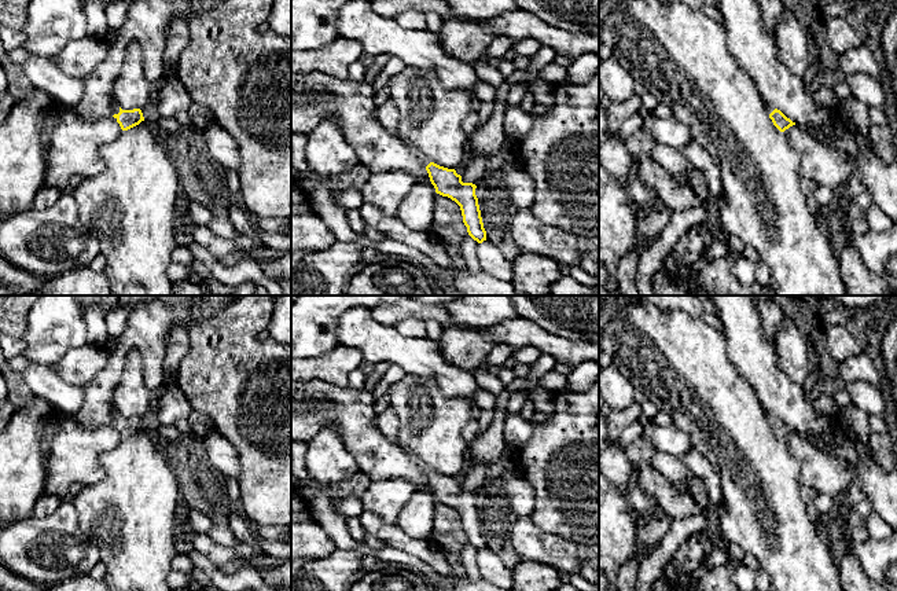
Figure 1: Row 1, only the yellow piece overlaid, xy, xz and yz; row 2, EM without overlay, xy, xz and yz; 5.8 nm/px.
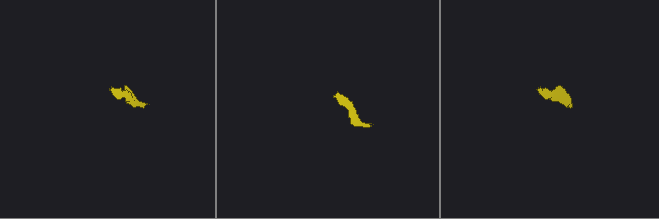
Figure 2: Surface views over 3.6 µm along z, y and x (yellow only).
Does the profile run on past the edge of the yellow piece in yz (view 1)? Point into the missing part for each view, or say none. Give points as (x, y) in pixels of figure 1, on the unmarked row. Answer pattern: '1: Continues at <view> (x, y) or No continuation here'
1: Continues at yz (768, 417)

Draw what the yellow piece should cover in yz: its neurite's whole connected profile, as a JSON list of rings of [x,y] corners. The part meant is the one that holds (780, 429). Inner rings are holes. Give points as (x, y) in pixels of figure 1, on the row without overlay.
[[[762,407],[764,418],[767,423],[772,427],[773,433],[780,438],[784,440],[790,434],[795,433],[790,426],[787,426],[780,418],[772,415],[768,410]]]

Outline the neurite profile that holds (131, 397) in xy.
[[[130,352],[113,393],[113,405],[122,418],[143,416],[155,405],[155,397],[144,383],[140,355]]]

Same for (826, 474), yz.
[[[793,433],[783,440],[799,462],[798,482],[831,498],[854,481],[854,471],[843,462],[823,454],[806,437]]]

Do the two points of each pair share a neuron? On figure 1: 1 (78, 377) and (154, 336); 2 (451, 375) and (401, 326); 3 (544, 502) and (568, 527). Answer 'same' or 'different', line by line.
1: different
2: different
3: same

